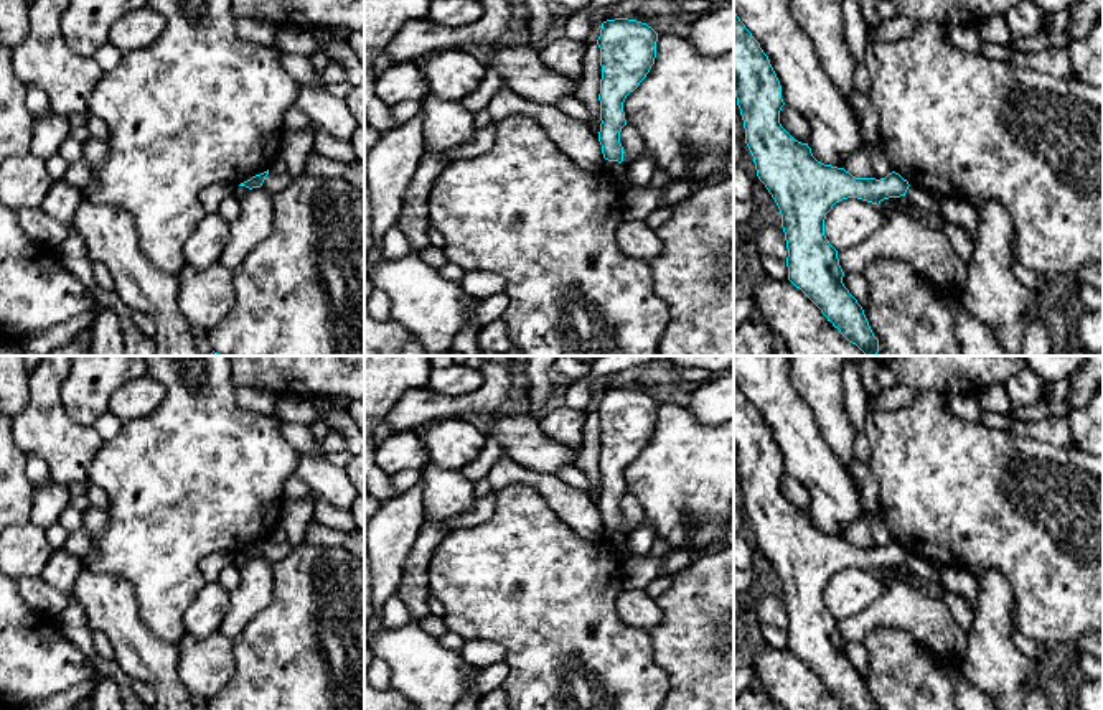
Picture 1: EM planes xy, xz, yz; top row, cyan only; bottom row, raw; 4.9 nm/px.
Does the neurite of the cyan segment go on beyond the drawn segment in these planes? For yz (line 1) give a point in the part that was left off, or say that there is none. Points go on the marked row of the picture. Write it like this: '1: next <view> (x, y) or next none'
1: next none

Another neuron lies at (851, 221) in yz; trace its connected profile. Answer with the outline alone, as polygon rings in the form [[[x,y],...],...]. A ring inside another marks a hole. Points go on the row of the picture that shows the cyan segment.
[[[847,198],[833,206],[824,219],[824,236],[838,250],[852,249],[884,224],[882,208],[857,198]]]

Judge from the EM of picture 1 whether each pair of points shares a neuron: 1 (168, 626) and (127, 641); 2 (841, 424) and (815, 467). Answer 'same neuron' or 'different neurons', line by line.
1: different neurons
2: different neurons

